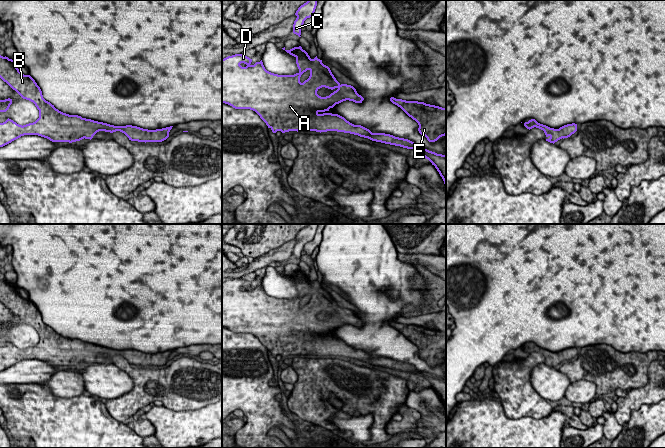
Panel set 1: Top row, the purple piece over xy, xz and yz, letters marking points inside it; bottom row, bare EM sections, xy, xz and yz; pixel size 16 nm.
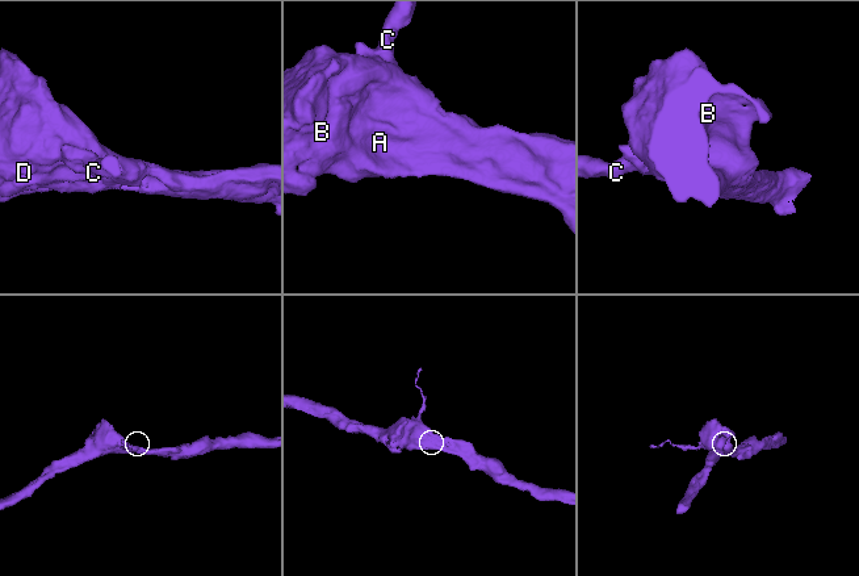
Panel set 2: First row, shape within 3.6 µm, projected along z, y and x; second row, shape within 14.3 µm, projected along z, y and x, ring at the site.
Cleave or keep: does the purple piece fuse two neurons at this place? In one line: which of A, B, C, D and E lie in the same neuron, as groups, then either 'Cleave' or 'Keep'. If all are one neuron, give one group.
Groups: A B C D E. Keep

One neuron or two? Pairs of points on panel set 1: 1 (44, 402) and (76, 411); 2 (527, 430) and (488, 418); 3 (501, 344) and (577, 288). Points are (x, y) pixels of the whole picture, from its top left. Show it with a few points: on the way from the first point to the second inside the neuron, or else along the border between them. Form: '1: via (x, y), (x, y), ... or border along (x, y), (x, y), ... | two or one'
1: via (52, 407), (57, 411), (68, 411) | one
2: via (517, 430), (500, 430), (498, 428) | one
3: via (519, 325), (554, 290), (558, 290) | one

